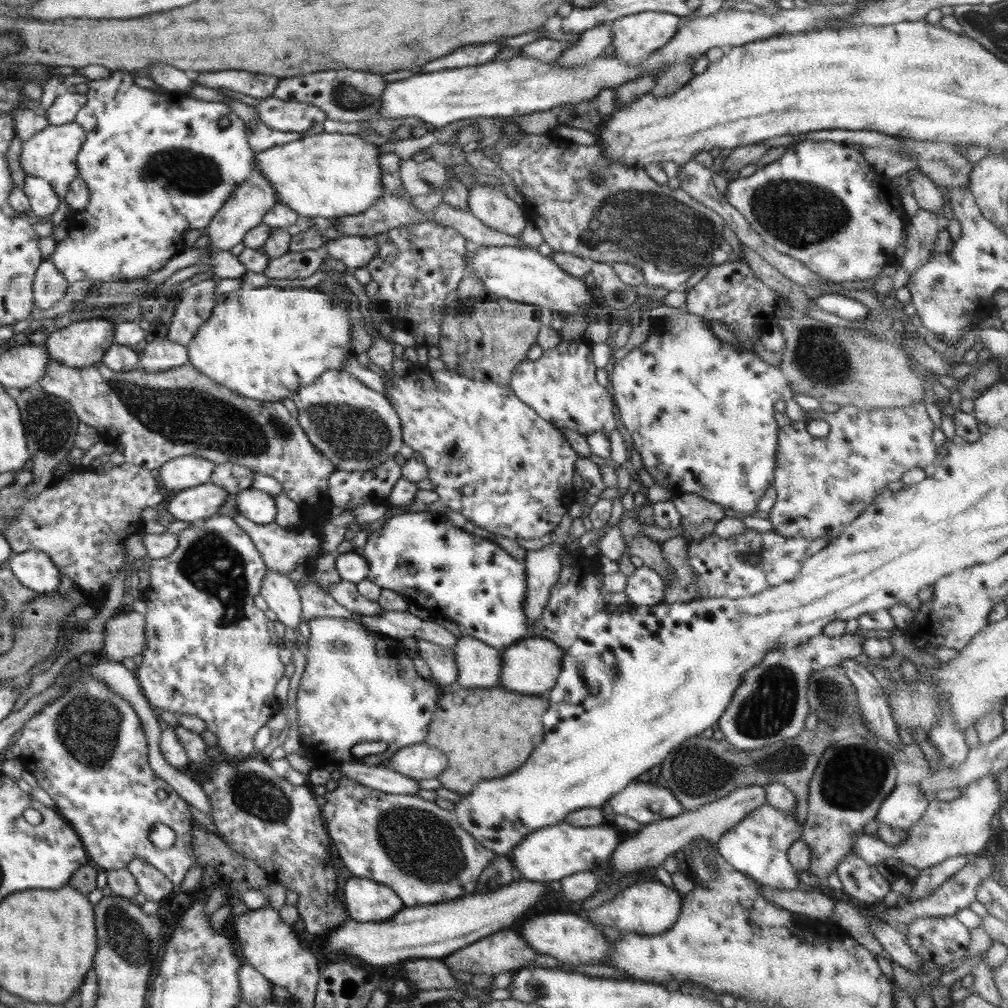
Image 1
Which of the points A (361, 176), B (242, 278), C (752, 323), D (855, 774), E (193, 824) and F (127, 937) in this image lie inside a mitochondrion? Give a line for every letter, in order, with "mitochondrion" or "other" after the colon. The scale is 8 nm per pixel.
A: other
B: other
C: other
D: mitochondrion
E: other
F: mitochondrion

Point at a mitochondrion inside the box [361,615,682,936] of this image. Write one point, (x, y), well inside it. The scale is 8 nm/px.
(422, 845)

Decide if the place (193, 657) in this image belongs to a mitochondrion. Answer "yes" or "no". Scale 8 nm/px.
no

